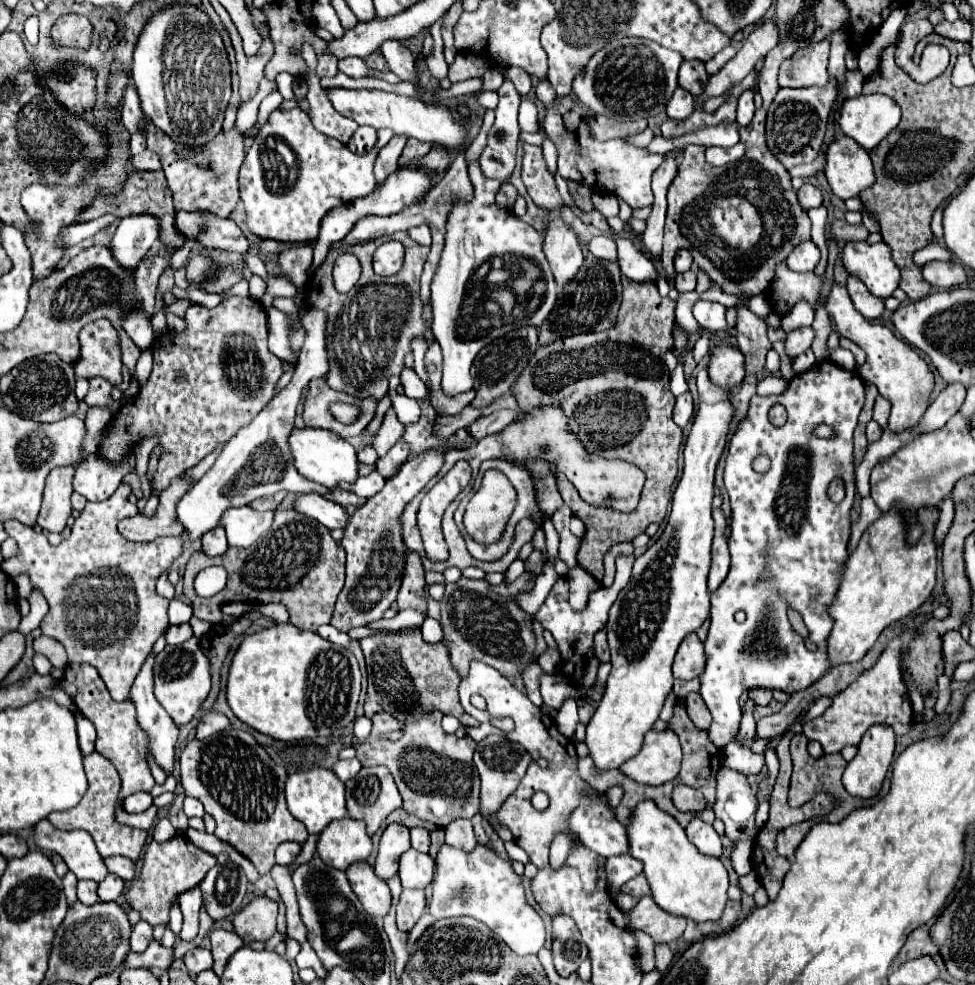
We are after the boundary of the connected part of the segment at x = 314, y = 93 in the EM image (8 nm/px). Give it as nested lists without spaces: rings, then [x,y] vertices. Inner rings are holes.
[[[310,43],[302,45],[302,59],[308,65],[308,75],[306,75],[306,83],[308,83],[308,103],[310,103],[310,119],[314,123],[314,127],[318,131],[322,131],[328,137],[334,137],[342,143],[346,143],[350,139],[350,135],[358,129],[356,121],[340,117],[332,105],[328,105],[328,97],[320,85],[320,77],[316,75],[316,53],[312,49]]]

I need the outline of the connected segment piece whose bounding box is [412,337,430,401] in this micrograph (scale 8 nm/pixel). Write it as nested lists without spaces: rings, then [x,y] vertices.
[[[416,337],[412,341],[412,353],[414,353],[414,371],[418,373],[418,377],[424,381],[428,393],[426,393],[426,401],[430,401],[430,383],[428,383],[428,373],[426,373],[426,367],[424,367],[424,353],[428,349],[428,343],[424,337]]]

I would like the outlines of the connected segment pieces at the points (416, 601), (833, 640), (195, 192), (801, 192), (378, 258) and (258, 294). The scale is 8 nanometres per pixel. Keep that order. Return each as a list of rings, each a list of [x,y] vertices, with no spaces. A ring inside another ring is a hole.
[[[406,553],[402,585],[398,591],[398,605],[400,609],[418,609],[426,613],[426,599],[424,599],[424,569],[420,569],[420,557],[416,553]]]
[[[898,509],[888,511],[864,531],[858,547],[844,563],[836,599],[828,607],[828,615],[834,619],[834,627],[826,641],[830,667],[860,661],[888,625],[908,617],[930,597],[936,581],[934,527],[938,515],[938,509],[918,511],[918,519],[926,533],[920,543],[912,547],[906,545],[906,527]]]
[[[144,119],[140,129],[146,133],[146,147],[154,151],[160,157],[162,171],[168,181],[168,189],[174,197],[174,207],[184,211],[210,211],[218,217],[230,217],[238,203],[238,169],[244,161],[246,147],[244,147],[244,133],[236,129],[236,125],[230,131],[220,131],[212,141],[200,147],[184,145],[180,141],[170,139],[164,131],[160,131],[152,121]],[[188,149],[194,151],[190,157],[180,157],[178,151]]]
[[[804,183],[798,189],[798,203],[804,209],[812,209],[812,207],[820,207],[822,205],[822,193],[818,187],[814,187],[812,183]]]
[[[388,241],[380,245],[374,253],[374,271],[378,275],[392,275],[400,271],[404,259],[404,247],[398,241]]]
[[[253,276],[249,281],[249,293],[253,299],[260,300],[266,291],[266,283],[259,276]]]

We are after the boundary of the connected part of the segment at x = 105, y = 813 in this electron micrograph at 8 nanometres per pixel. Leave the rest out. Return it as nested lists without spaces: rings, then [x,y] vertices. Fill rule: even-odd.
[[[92,753],[92,755],[84,757],[84,773],[88,777],[88,791],[82,797],[82,801],[72,809],[52,813],[48,817],[48,821],[56,829],[62,829],[62,831],[74,831],[74,829],[88,831],[94,837],[94,843],[102,857],[124,855],[124,857],[130,857],[132,861],[136,861],[142,853],[148,833],[142,829],[120,825],[114,819],[114,807],[116,807],[116,799],[118,799],[118,791],[120,791],[120,777],[118,777],[116,767],[106,757],[100,757],[100,753]]]

